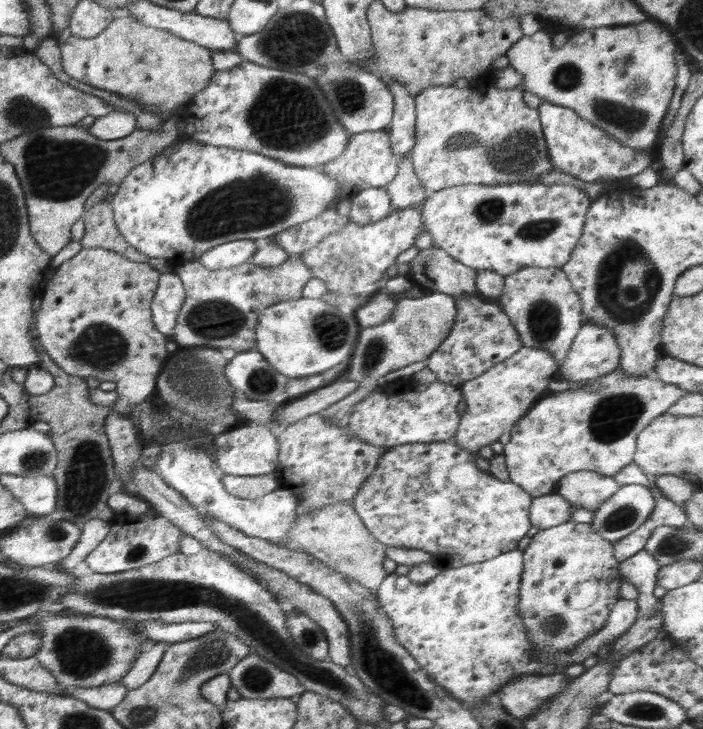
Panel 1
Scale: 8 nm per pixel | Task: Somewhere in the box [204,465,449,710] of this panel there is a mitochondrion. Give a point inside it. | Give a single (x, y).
(256, 677)

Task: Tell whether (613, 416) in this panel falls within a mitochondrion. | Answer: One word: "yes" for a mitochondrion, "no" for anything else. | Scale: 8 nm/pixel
yes

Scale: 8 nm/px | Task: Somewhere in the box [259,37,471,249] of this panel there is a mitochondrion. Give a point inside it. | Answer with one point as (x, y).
(350, 97)

